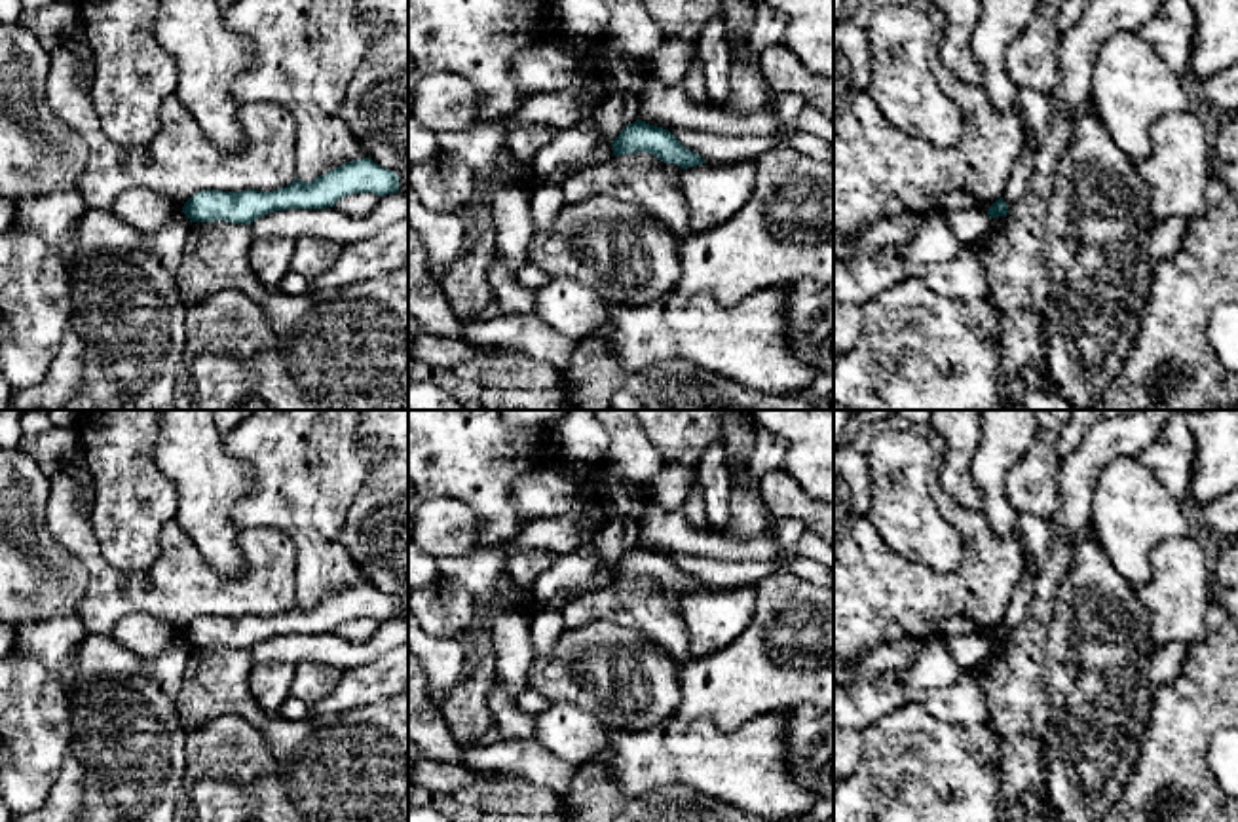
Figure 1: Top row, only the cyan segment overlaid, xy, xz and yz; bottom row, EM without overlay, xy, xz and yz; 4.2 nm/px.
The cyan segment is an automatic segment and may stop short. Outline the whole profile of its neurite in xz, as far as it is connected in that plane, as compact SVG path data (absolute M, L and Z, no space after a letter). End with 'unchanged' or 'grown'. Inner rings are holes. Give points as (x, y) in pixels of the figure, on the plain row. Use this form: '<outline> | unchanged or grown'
M642 545L627 551L615 566L611 566L613 581L647 577L665 588L682 594L706 588L699 579L685 573L668 554L649 551Z | unchanged

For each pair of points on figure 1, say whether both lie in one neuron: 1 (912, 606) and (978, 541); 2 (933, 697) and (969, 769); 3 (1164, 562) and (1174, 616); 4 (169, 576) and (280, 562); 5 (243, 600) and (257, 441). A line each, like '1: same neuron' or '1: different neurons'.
1: same neuron
2: different neurons
3: same neuron
4: same neuron
5: different neurons

